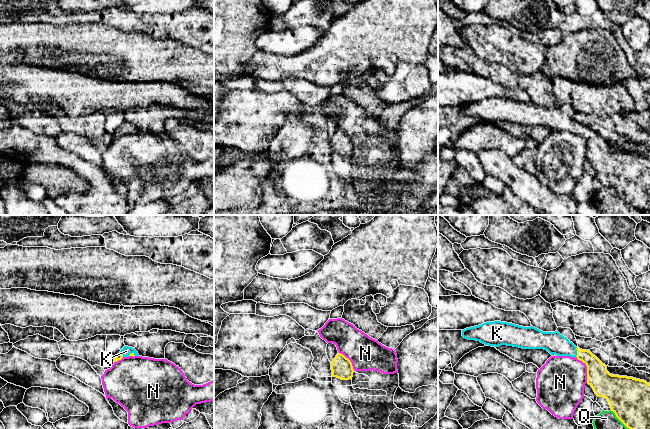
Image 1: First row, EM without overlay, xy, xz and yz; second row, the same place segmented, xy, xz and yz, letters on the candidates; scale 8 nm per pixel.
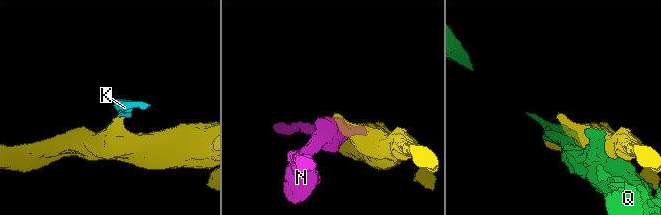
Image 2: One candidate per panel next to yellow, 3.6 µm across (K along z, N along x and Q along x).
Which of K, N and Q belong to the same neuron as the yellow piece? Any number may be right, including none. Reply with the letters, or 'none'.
K

